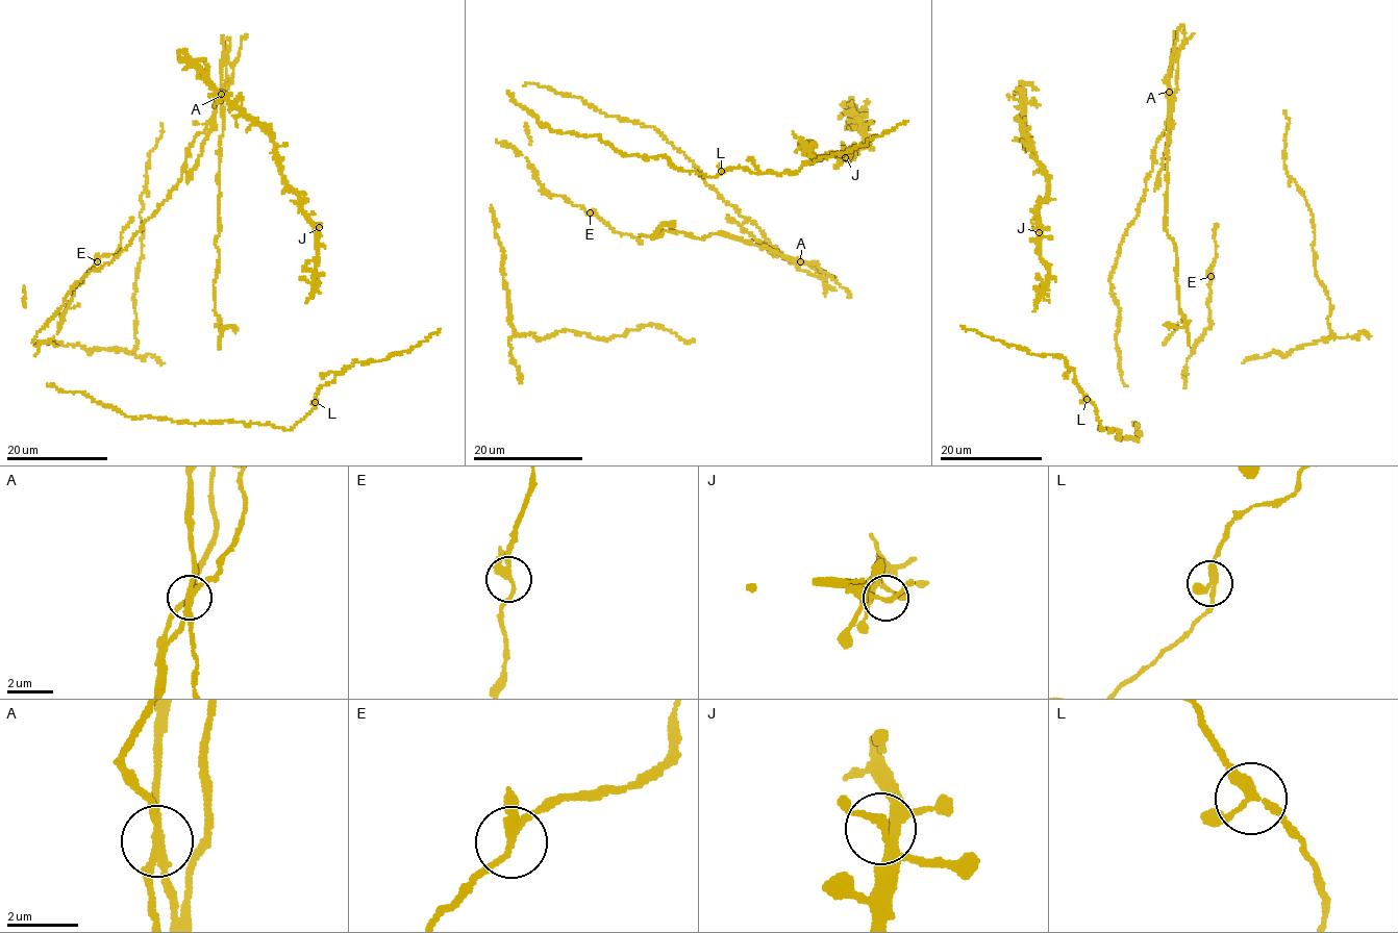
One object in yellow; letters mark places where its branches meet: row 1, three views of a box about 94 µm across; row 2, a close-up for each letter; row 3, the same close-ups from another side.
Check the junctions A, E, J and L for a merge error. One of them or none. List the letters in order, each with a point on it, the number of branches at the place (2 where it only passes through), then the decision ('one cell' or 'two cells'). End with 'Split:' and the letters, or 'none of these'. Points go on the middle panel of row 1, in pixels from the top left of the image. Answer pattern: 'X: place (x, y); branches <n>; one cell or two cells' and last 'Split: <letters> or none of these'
A: place (800, 261); branches 4; two cells
E: place (590, 212); branches 3; one cell
J: place (845, 157); branches 4; one cell
L: place (721, 171); branches 3; one cell
Split: A

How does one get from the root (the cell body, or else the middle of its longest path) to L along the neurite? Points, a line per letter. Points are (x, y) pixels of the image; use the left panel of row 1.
L: (100, 402), (136, 419), (151, 415), (194, 424), (240, 421), (288, 429), (310, 412), (315, 402)

